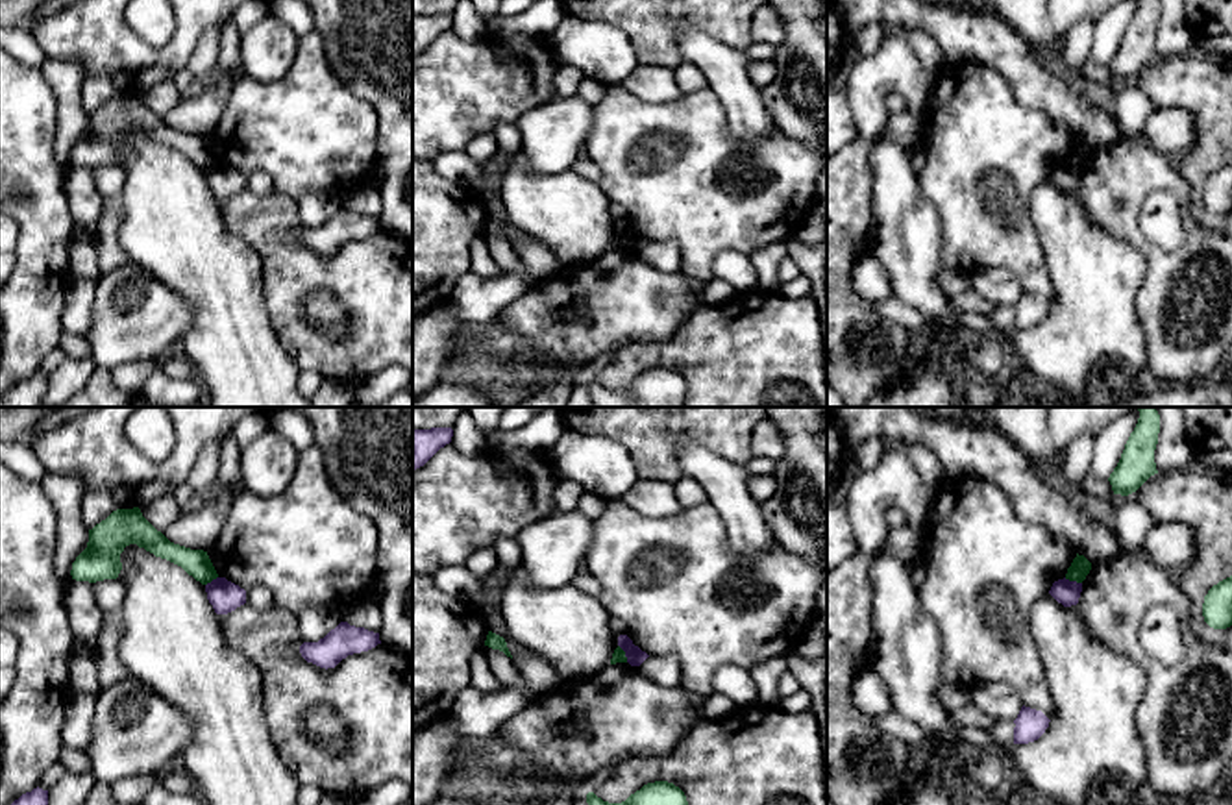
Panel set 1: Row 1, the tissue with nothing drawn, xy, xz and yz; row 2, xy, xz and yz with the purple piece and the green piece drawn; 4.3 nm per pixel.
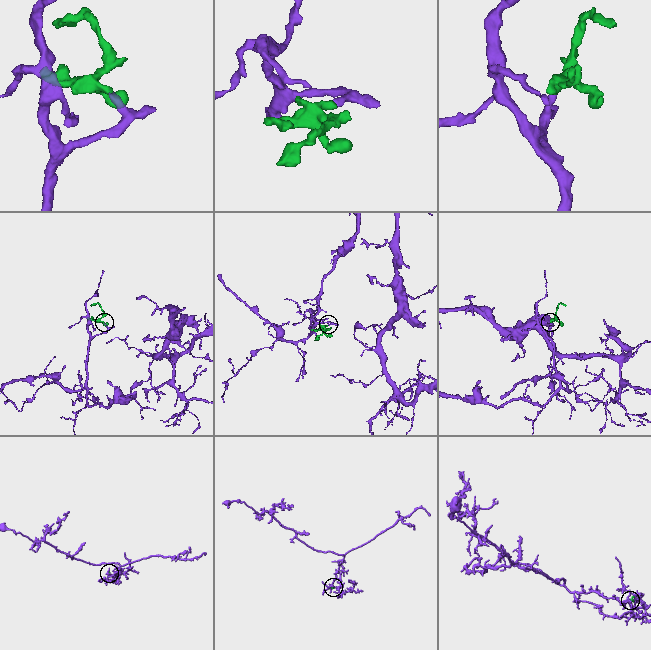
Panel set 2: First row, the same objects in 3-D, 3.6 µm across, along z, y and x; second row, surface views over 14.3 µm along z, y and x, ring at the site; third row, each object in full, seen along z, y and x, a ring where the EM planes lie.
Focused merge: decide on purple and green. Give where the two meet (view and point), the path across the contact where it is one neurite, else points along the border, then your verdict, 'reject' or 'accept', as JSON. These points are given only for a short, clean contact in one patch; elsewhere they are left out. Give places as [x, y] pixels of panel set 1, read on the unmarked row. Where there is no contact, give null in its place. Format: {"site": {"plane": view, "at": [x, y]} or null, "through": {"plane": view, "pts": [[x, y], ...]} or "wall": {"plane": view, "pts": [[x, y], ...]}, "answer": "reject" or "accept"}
{"site": {"plane": "yz", "at": [1073, 167]}, "wall": {"plane": "yz", "pts": [[1064, 163], [1081, 169]]}, "answer": "reject"}

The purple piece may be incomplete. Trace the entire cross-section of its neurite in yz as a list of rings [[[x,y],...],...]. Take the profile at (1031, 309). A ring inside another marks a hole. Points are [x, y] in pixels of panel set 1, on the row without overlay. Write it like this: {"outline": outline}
{"outline": [[[1023,291],[1014,305],[1014,329],[1029,329],[1038,326],[1049,313],[1049,307],[1051,305],[1041,296]]]}

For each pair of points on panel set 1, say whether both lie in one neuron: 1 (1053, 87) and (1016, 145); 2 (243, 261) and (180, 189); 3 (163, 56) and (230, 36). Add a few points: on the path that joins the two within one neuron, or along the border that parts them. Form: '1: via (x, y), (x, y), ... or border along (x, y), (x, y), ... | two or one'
1: border along (1007, 80), (1022, 104), (1062, 121), (1075, 134) | two
2: via (224, 247), (185, 208) | one
3: border along (230, 19), (222, 24) | two

